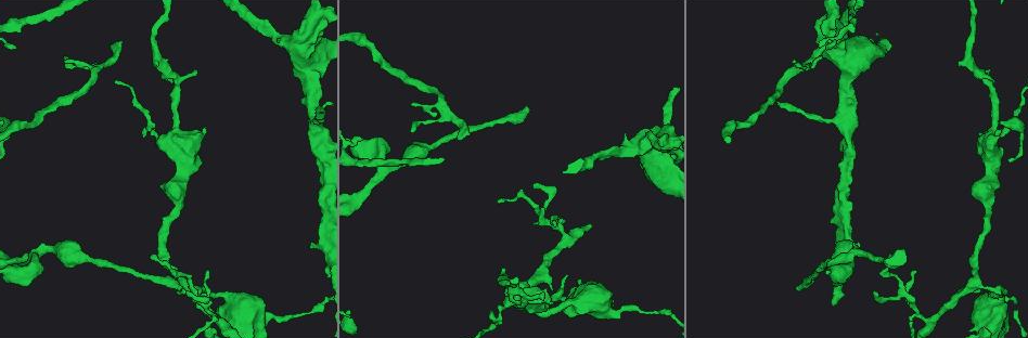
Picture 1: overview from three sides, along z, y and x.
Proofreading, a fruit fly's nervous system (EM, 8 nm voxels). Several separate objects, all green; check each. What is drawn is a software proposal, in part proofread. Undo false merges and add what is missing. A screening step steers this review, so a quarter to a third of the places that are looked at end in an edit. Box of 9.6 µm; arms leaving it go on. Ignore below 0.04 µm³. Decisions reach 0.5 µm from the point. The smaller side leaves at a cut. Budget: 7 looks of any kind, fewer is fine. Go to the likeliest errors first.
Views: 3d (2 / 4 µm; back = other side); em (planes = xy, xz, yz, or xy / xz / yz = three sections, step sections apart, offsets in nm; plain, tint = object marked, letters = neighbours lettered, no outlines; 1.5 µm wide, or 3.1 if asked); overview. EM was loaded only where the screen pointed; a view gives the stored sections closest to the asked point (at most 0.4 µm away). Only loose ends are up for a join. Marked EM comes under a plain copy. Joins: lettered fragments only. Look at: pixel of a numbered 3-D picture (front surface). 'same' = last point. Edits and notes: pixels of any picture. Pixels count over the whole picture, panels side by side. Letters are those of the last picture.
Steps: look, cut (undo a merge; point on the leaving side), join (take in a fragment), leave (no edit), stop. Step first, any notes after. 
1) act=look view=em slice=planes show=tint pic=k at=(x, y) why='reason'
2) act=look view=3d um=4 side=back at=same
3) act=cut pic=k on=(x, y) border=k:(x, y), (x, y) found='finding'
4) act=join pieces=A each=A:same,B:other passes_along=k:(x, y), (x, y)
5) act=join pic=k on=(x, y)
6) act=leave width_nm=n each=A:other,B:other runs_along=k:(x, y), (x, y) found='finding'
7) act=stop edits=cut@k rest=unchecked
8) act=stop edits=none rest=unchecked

act=look view=em slice=xz step=8 show=tint pic=1 at=(111, 43) why='branch stops here'

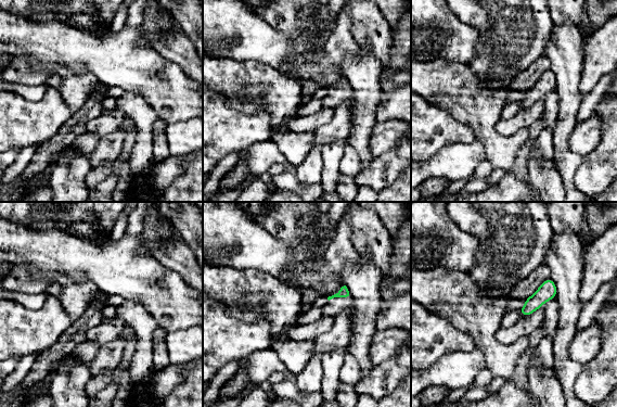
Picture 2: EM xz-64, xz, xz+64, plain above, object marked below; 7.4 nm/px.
act=look view=em slice=planes show=letters at=same why='another direction'

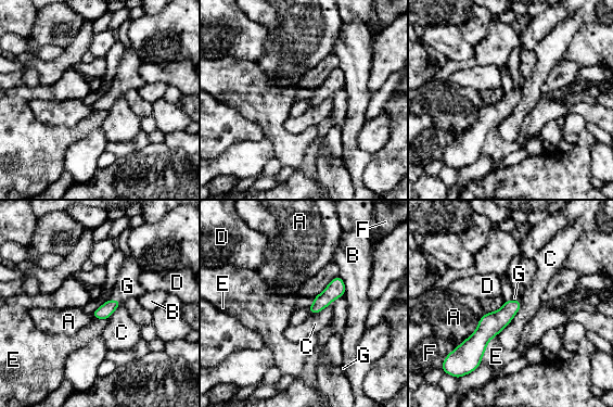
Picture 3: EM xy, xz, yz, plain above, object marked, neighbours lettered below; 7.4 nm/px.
act=join pieces=G width_nm=110 each=A:other,B:other,C:other,D:other,E:other,F:other,G:same passes_along=3:(104, 312), (115, 300), (127, 285) found='the neuron continues'

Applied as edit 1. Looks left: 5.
act=look view=overview why='see it whole again'

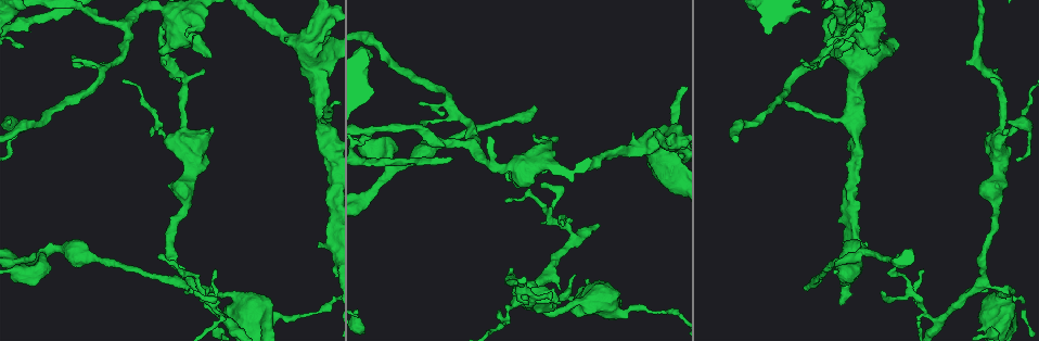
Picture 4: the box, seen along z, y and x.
act=look view=3d um=2 pic=4 at=(390, 168)

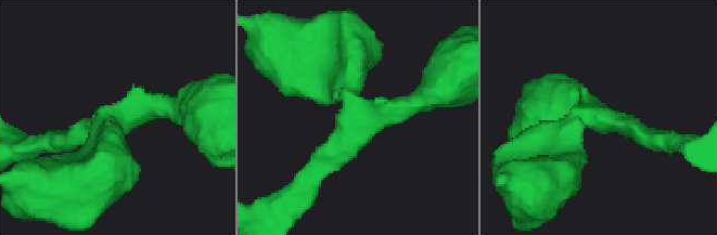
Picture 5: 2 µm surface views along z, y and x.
act=look view=em slice=planes show=tint pic=5 at=(112, 119) arms=3 arm_widths_nm=190,260,500

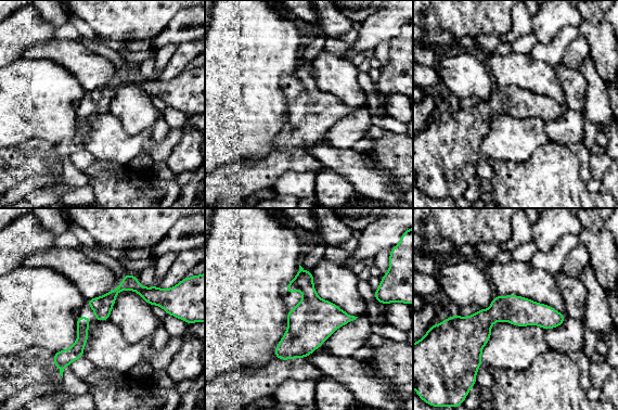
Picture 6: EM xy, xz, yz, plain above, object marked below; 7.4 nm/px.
act=look view=em slice=planes show=letters at=same

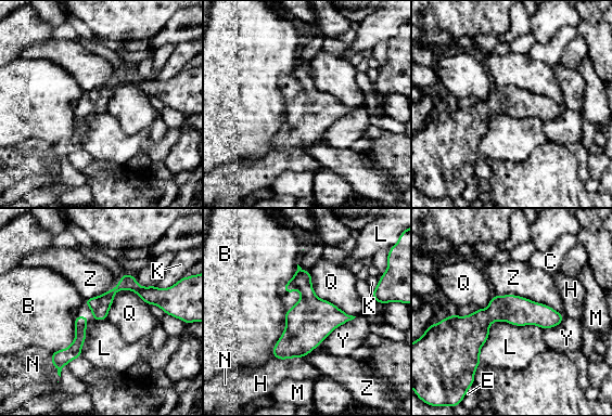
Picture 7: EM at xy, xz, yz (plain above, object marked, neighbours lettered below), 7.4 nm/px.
act=leave width_nm=150 each=B:other,C:other,E:other,H:other,K:other,L:other,M:other,N:other,Q:other,Y:other,Z:other runs_along=7:(560, 316), (492, 313), (451, 324) found='continuous, no second neuron'

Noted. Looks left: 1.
act=stop edits=join@3 rest=unchecked

